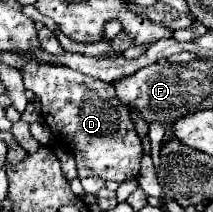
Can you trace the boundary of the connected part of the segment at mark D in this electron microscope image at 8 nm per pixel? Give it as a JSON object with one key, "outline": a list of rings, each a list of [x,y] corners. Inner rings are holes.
{"outline":[[[37,58],[23,64],[21,74],[25,88],[29,88],[41,102],[41,118],[51,128],[57,142],[65,146],[75,162],[79,178],[99,176],[103,180],[125,182],[139,176],[141,140],[131,120],[129,108],[119,104],[115,88],[109,82],[81,74],[69,66],[41,62]]]}

